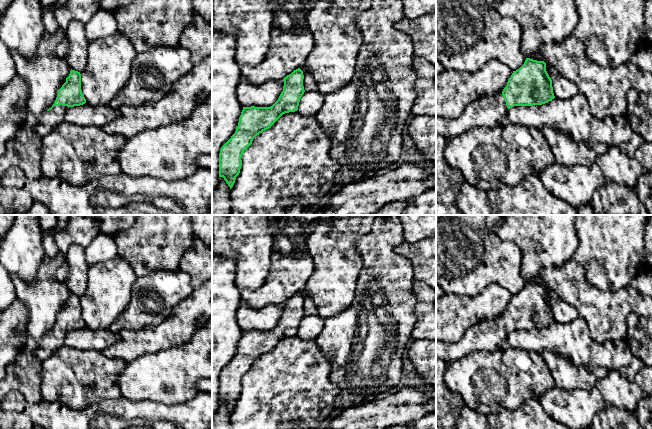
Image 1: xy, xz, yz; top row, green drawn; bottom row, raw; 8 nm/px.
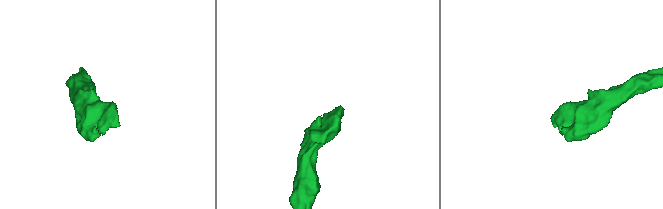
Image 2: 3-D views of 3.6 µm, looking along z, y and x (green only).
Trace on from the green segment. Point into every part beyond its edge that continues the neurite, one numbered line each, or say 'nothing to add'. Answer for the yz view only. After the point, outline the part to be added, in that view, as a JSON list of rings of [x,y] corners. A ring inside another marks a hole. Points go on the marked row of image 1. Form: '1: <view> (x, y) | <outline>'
1: yz (489, 111) | [[[502,94],[482,97],[469,104],[456,119],[436,117],[436,134],[449,139],[474,127],[493,128],[501,124],[508,110]]]

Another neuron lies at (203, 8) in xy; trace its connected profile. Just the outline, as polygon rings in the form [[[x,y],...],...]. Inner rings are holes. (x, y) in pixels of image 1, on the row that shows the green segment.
[[[192,0],[192,4],[196,14],[207,22],[212,21],[212,0]]]

